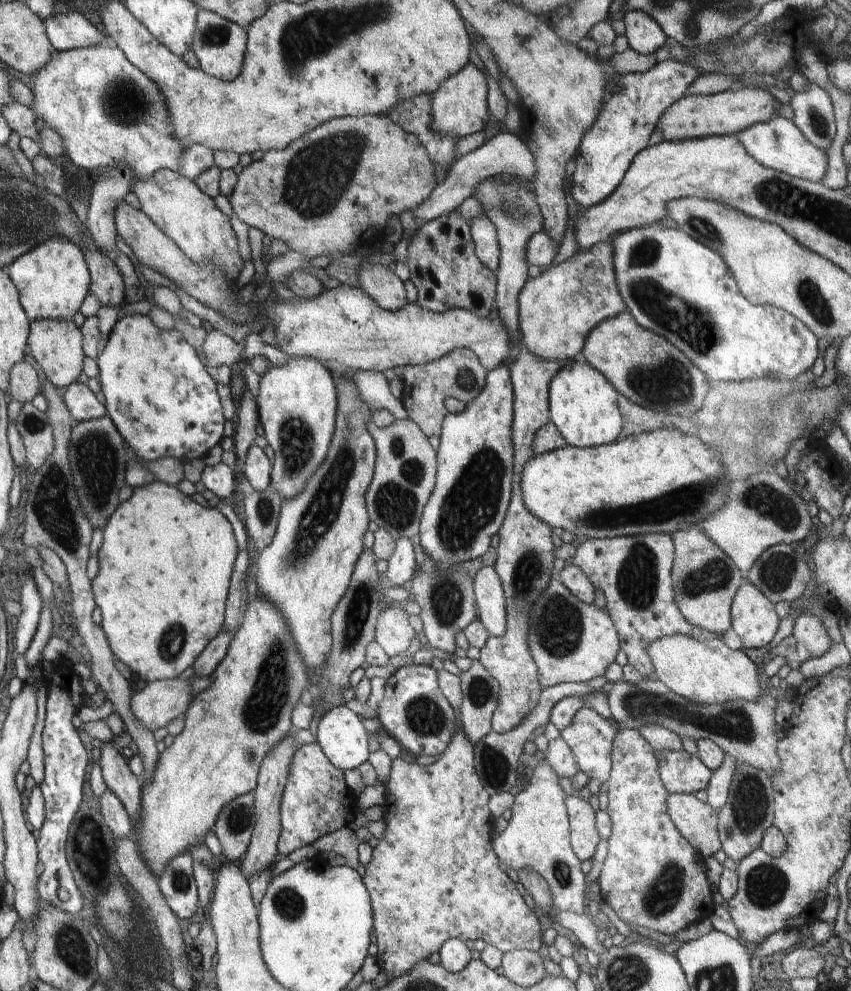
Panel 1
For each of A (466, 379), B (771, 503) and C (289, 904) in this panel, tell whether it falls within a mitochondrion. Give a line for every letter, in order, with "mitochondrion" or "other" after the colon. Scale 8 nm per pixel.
A: mitochondrion
B: mitochondrion
C: mitochondrion

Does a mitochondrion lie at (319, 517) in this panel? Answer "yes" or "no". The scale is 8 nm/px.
yes

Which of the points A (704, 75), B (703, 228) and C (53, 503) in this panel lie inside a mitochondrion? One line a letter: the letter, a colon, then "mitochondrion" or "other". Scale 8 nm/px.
A: other
B: mitochondrion
C: mitochondrion

